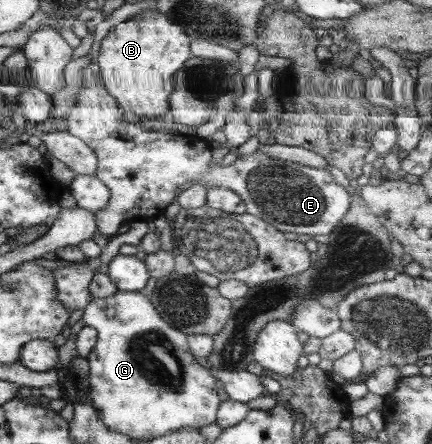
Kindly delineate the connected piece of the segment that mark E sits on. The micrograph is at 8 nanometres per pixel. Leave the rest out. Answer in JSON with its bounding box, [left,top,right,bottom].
[65,83,350,237]

